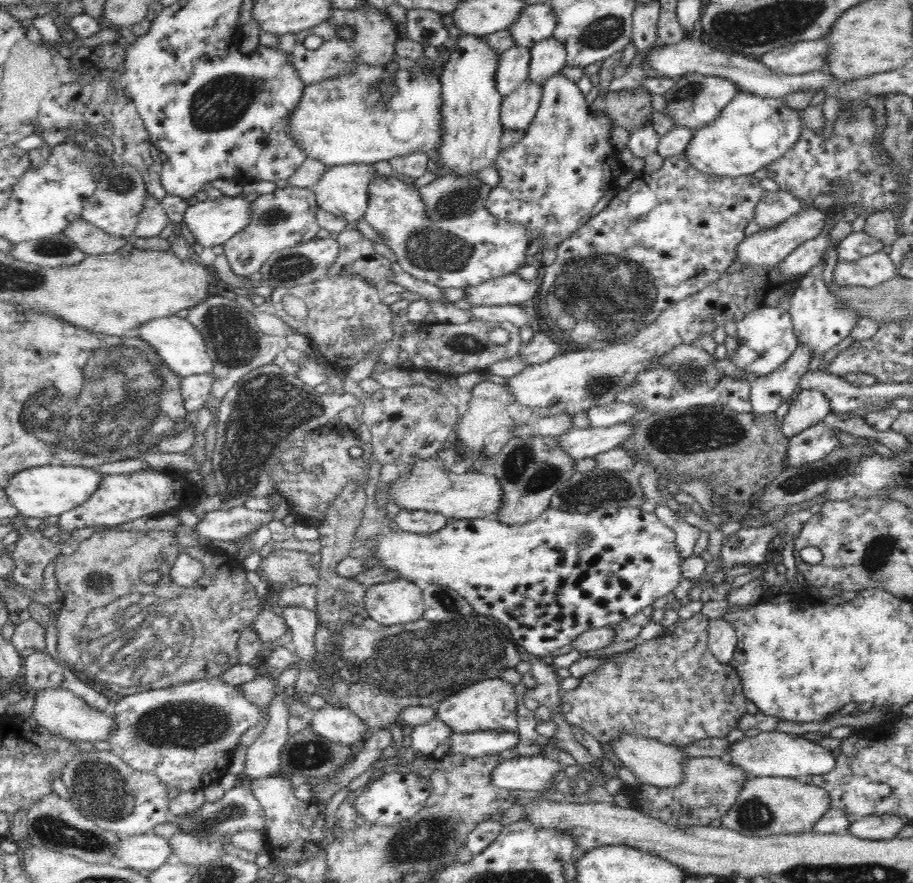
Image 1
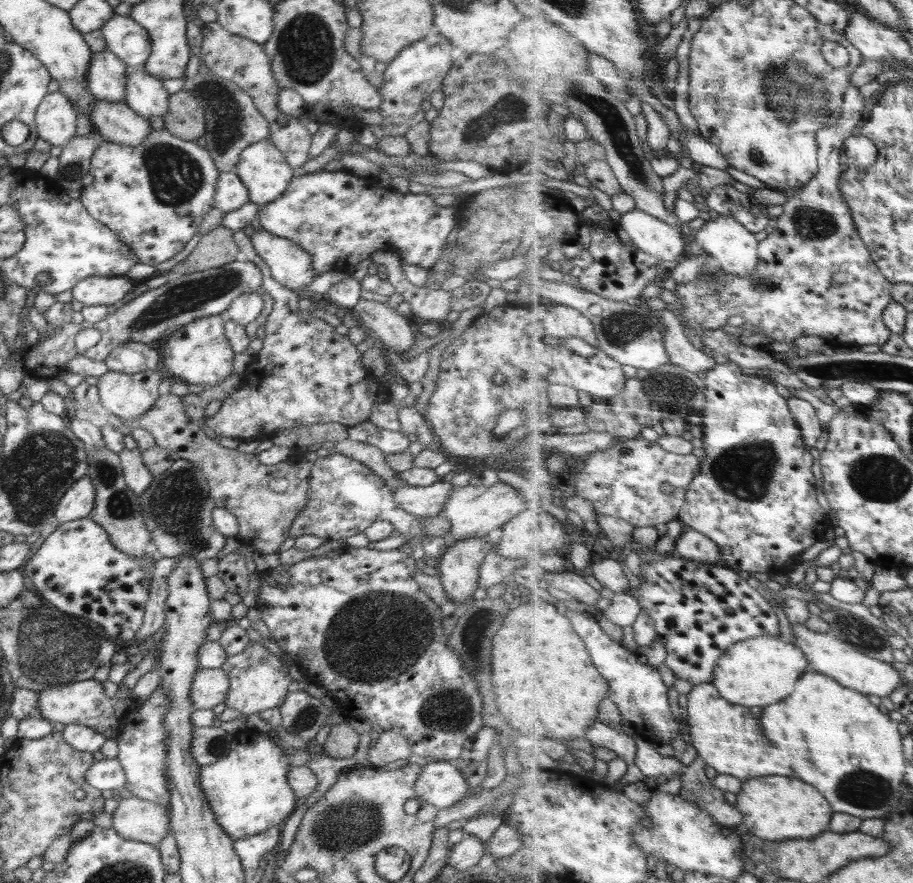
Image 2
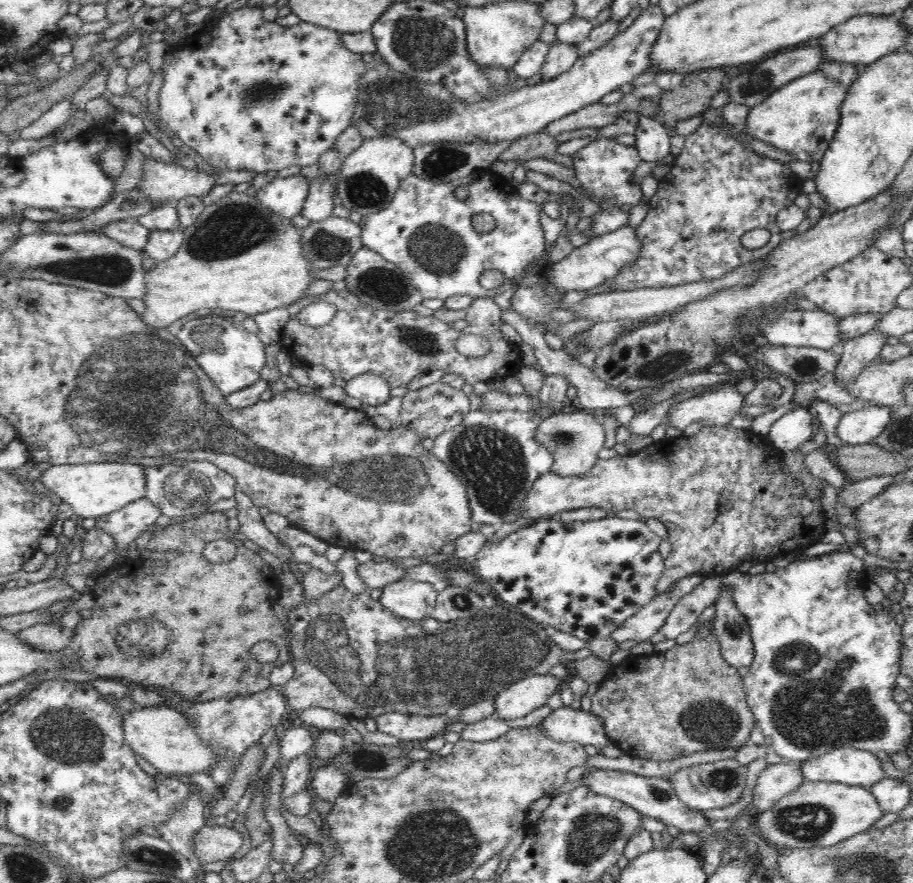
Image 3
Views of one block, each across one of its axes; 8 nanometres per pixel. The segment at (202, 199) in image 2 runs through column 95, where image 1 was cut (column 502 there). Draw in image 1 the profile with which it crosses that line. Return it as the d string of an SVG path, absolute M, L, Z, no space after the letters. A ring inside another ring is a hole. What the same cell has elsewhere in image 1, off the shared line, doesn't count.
M563 73L555 74L551 76L543 85L542 85L542 100L540 100L540 108L536 116L533 118L530 126L527 129L526 135L523 136L523 140L520 143L517 143L515 146L512 146L510 149L500 152L499 158L496 160L493 168L498 171L502 181L498 186L492 188L490 195L485 201L484 207L492 215L496 216L499 220L506 220L510 223L516 223L516 225L522 225L528 229L528 235L530 235L530 244L531 247L539 246L540 251L543 252L545 249L556 250L558 244L562 241L568 239L587 219L588 215L591 214L591 211L600 201L608 200L609 196L612 195L617 190L617 181L622 174L626 174L628 168L623 165L619 158L619 152L610 144L611 133L614 131L615 126L610 117L604 114L606 108L605 100L603 99L604 105L601 106L601 109L597 111L600 113L599 116L592 116L590 108L584 95L580 91L576 82L568 79Z

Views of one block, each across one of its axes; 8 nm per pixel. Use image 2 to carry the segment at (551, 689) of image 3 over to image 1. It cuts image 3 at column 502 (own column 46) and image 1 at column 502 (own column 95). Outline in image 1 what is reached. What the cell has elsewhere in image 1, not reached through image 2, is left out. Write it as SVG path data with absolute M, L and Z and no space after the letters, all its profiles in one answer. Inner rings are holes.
M499 678L490 679L464 688L460 693L447 697L436 708L436 718L452 728L454 733L473 733L487 730L517 732L518 699L515 686Z

